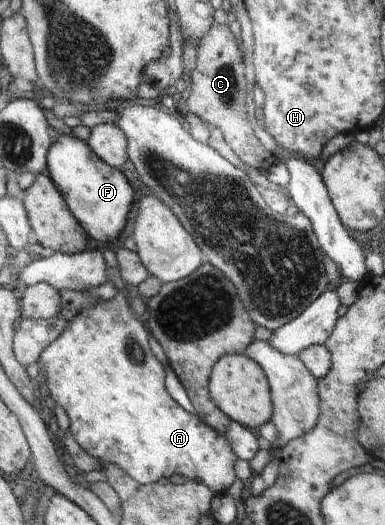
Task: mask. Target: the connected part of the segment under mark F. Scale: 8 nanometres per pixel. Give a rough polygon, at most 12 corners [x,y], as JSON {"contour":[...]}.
{"contour":[[74,134],[46,170],[89,238],[110,242],[134,202],[123,171]]}

